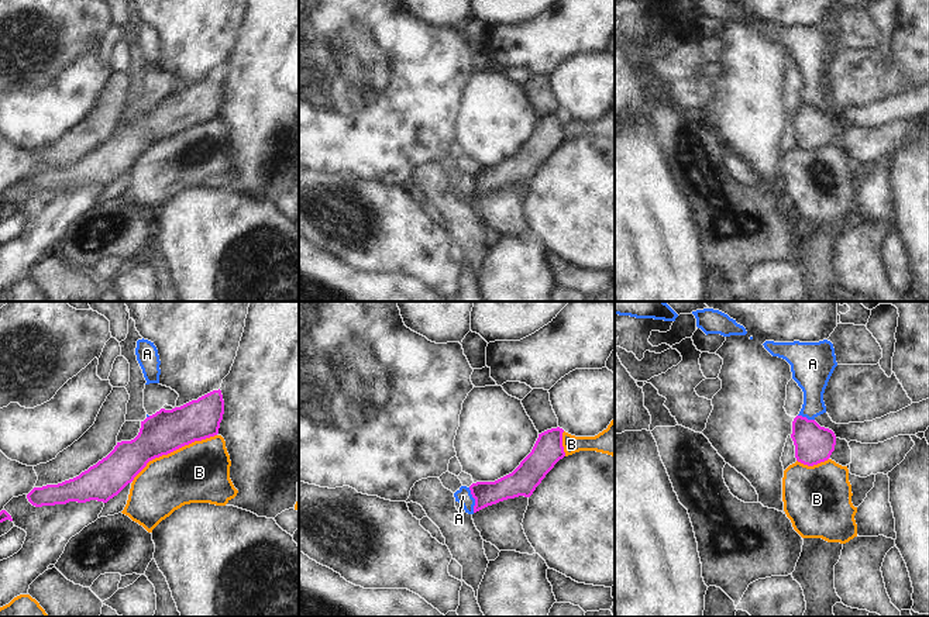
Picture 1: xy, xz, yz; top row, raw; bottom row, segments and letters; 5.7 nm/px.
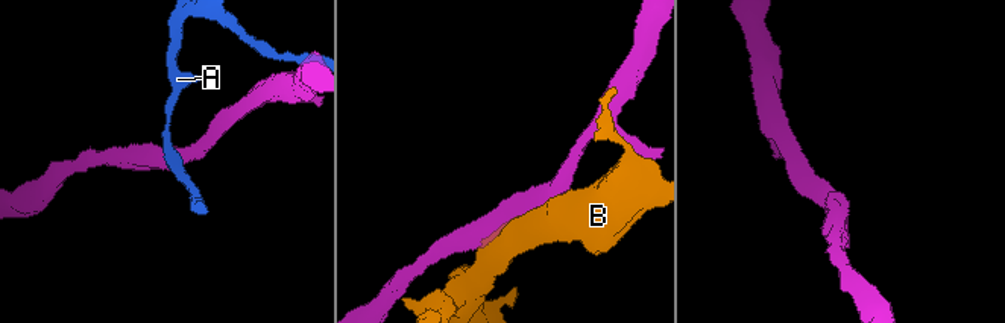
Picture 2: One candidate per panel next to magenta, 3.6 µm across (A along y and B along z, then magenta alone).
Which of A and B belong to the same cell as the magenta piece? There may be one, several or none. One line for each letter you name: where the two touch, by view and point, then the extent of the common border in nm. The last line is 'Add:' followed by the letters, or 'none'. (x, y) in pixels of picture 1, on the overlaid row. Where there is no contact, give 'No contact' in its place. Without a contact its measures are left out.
Add: none

